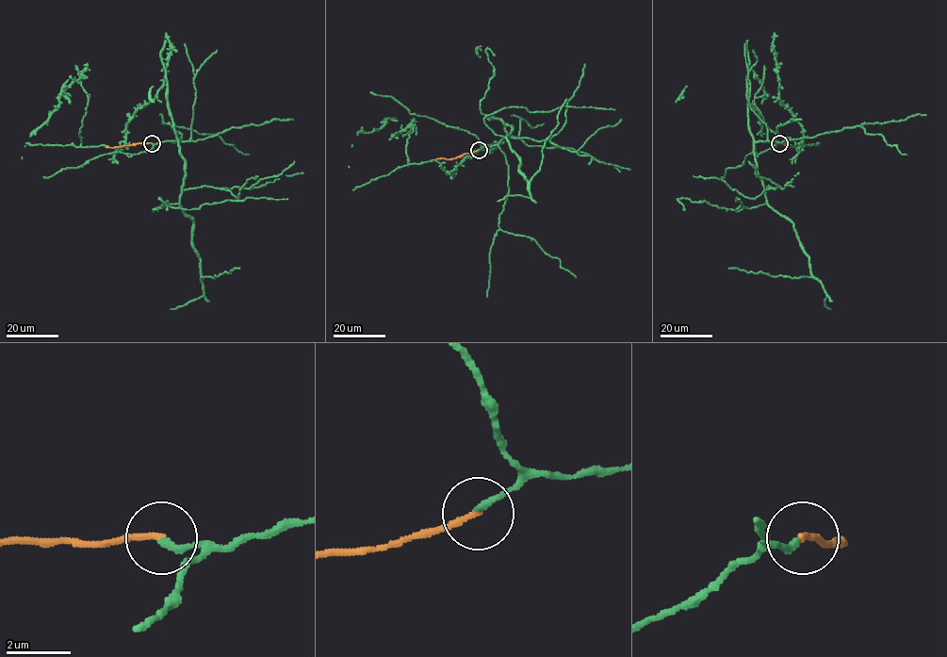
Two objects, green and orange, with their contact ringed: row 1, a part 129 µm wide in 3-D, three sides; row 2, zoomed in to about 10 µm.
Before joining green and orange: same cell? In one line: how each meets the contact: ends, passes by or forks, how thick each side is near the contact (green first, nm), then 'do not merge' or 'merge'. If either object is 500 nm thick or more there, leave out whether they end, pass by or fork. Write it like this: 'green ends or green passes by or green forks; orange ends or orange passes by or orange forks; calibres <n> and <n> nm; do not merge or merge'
green ends; orange ends; calibres 200 and 200 nm; merge

